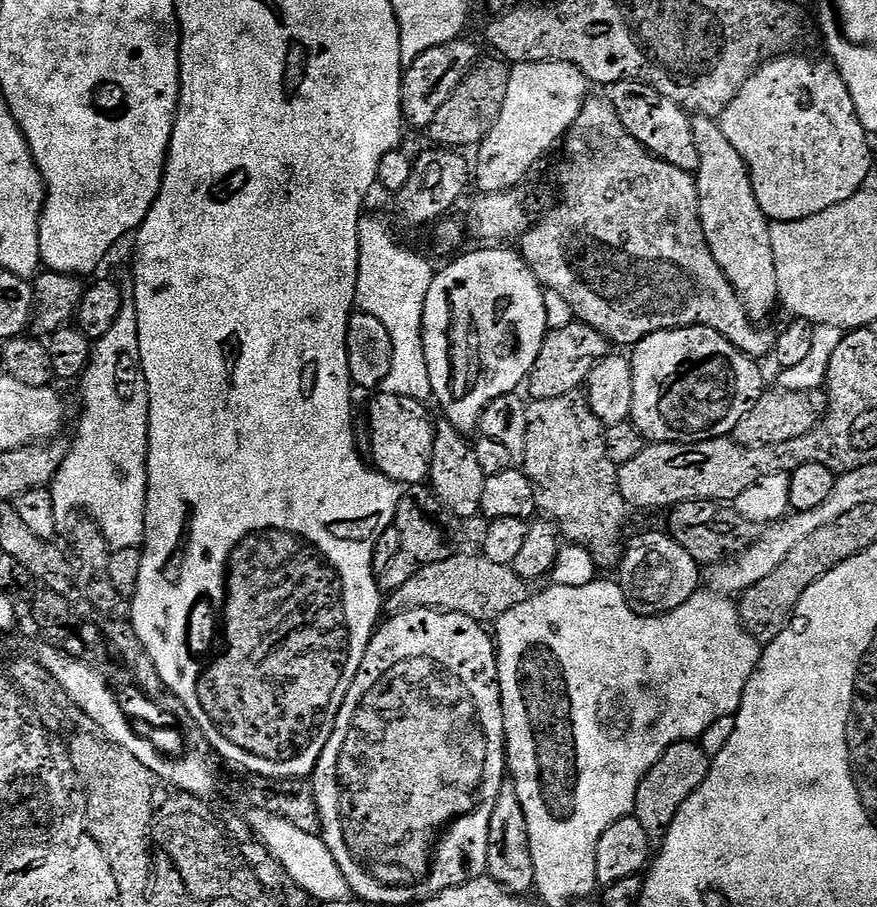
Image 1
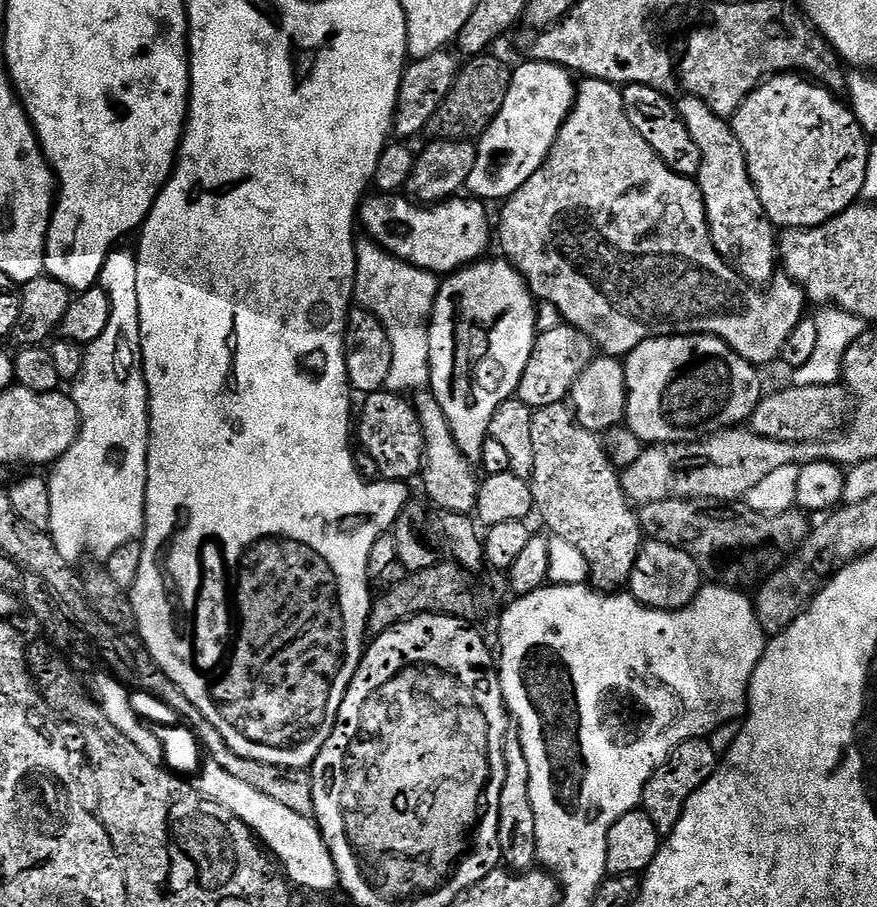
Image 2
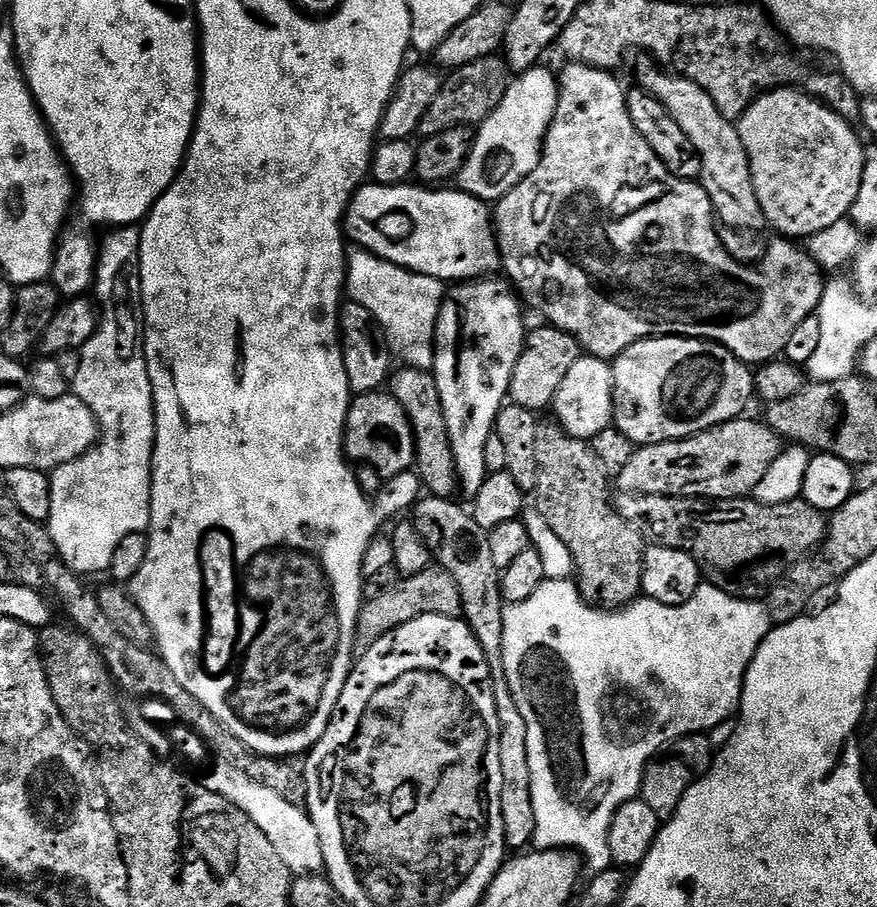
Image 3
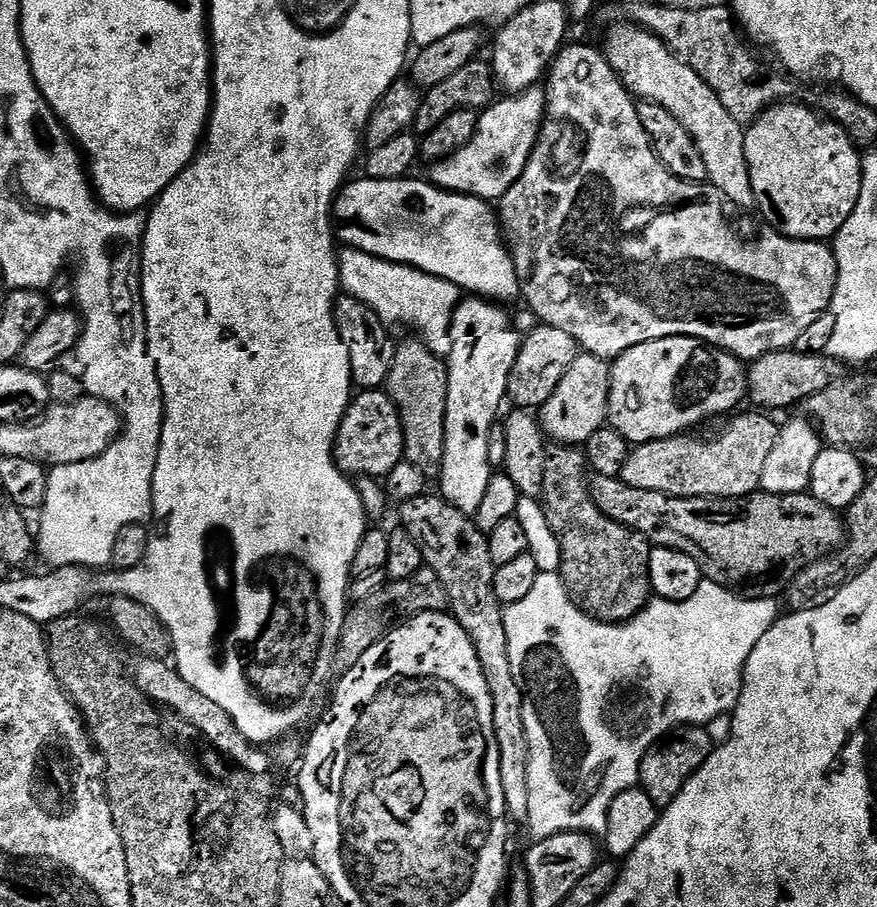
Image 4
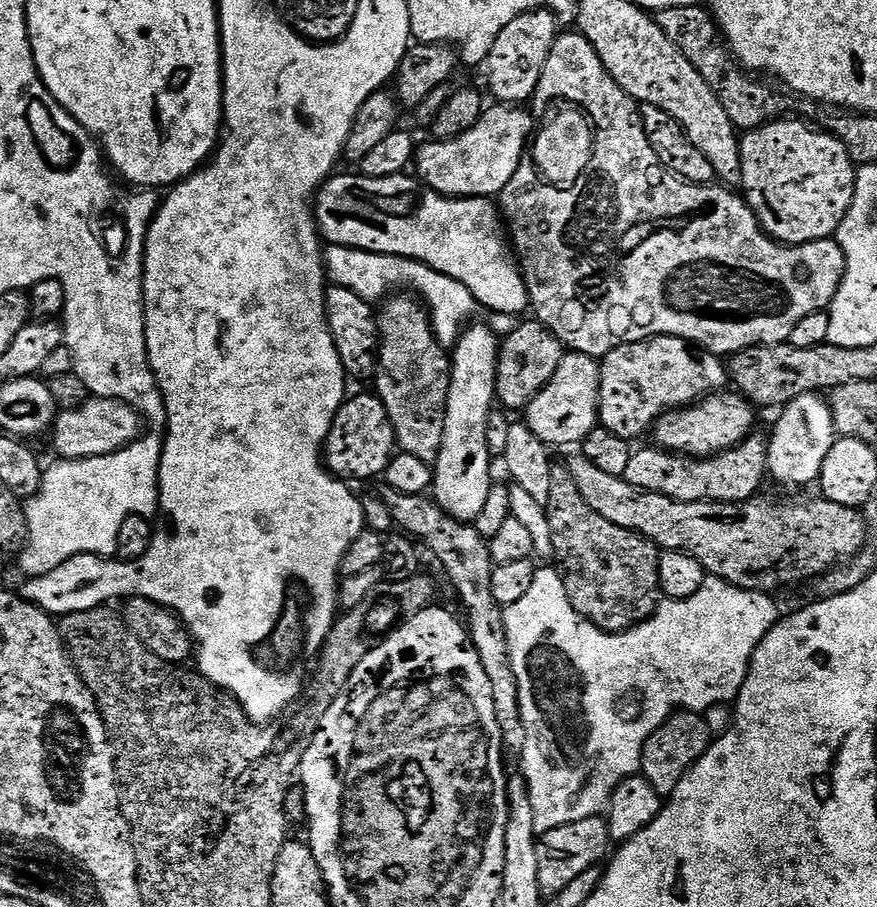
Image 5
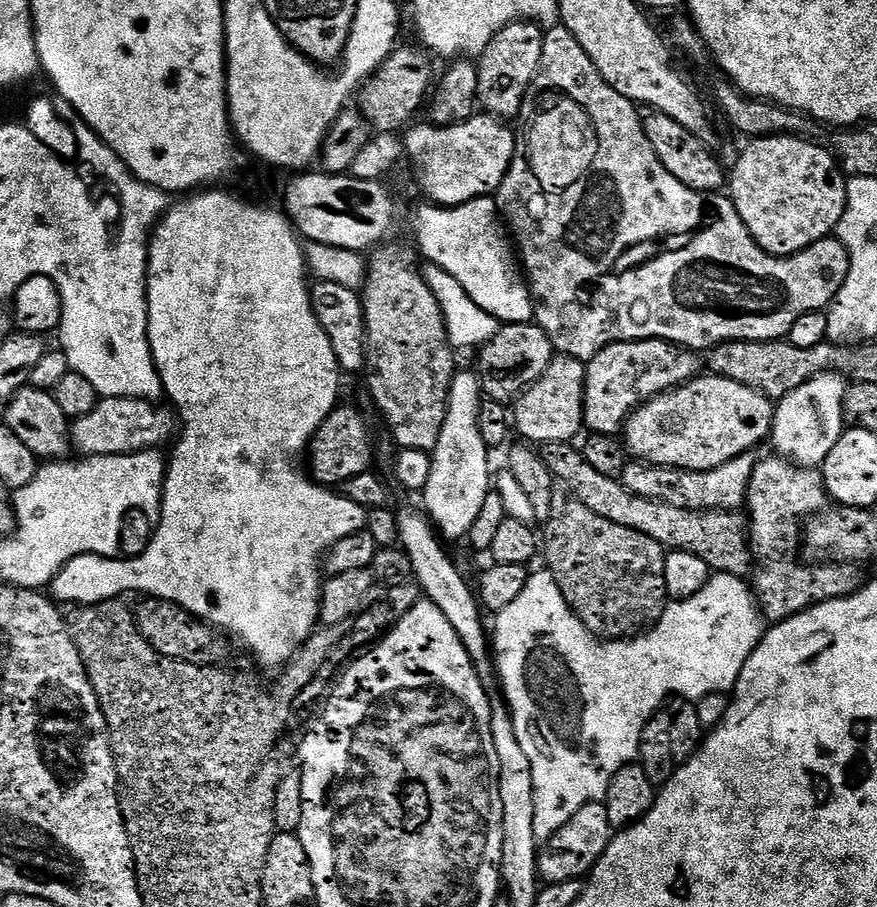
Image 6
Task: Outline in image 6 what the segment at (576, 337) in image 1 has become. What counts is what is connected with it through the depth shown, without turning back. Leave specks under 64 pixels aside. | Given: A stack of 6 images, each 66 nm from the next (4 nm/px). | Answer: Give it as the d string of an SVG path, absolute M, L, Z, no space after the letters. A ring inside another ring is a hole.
M505 324L497 334L479 349L480 368L478 379L481 393L489 400L501 402L515 401L531 384L538 382L550 366L554 349L552 339L540 329L539 324Z

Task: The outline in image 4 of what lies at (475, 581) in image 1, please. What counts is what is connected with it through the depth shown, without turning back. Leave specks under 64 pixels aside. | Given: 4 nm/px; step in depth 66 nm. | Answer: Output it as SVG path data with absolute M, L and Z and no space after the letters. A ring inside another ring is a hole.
M422 567L418 574L410 574L410 578L401 580L388 580L378 590L366 594L360 600L355 601L348 609L348 616L344 620L344 629L340 639L340 649L336 651L337 669L347 670L353 668L377 642L387 636L389 631L415 616L421 616L427 612L448 612L450 608L446 586L434 574L430 567Z

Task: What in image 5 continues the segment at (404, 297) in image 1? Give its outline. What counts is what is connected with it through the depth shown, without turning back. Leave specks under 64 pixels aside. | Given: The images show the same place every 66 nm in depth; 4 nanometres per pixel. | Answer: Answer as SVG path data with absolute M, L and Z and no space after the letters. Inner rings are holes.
M333 244L326 252L326 276L335 287L354 290L358 298L369 302L383 301L393 290L411 290L426 305L436 341L441 346L455 345L466 322L473 319L472 311L477 311L478 308L469 288L434 270L429 264L408 260L404 256L383 256L377 252Z

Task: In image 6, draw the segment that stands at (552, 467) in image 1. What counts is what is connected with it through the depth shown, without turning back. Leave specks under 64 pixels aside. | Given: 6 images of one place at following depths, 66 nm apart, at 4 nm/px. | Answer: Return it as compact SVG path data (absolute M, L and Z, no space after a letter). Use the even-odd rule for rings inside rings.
M560 490L552 493L552 513L548 515L543 528L542 556L548 559L547 571L551 572L558 582L568 607L593 636L608 642L631 638L659 621L666 607L664 591L666 549L663 544L657 543L641 532L630 530L626 526L618 526L594 514L582 501Z

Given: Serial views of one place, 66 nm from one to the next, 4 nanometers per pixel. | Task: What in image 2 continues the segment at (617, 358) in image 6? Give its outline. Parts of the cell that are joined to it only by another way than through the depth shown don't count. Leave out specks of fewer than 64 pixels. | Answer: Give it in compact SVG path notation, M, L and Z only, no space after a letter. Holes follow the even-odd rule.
M653 336L652 339L639 344L633 352L623 357L624 373L626 374L626 406L624 407L624 420L634 434L643 440L645 445L654 444L687 444L693 440L712 435L713 432L723 432L725 428L735 428L751 421L752 412L758 406L762 398L760 392L760 376L757 365L743 360L725 340L719 340L717 336Z

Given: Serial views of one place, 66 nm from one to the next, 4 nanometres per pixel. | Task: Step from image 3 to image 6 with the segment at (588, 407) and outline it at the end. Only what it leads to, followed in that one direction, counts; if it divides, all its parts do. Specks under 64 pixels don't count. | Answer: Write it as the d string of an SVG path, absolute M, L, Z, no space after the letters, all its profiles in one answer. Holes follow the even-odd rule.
M563 354L553 355L550 366L546 366L546 374L542 374L542 378L538 378L538 382L531 384L515 401L515 431L520 431L525 441L536 446L575 441L575 436L584 428L585 371L585 361Z

